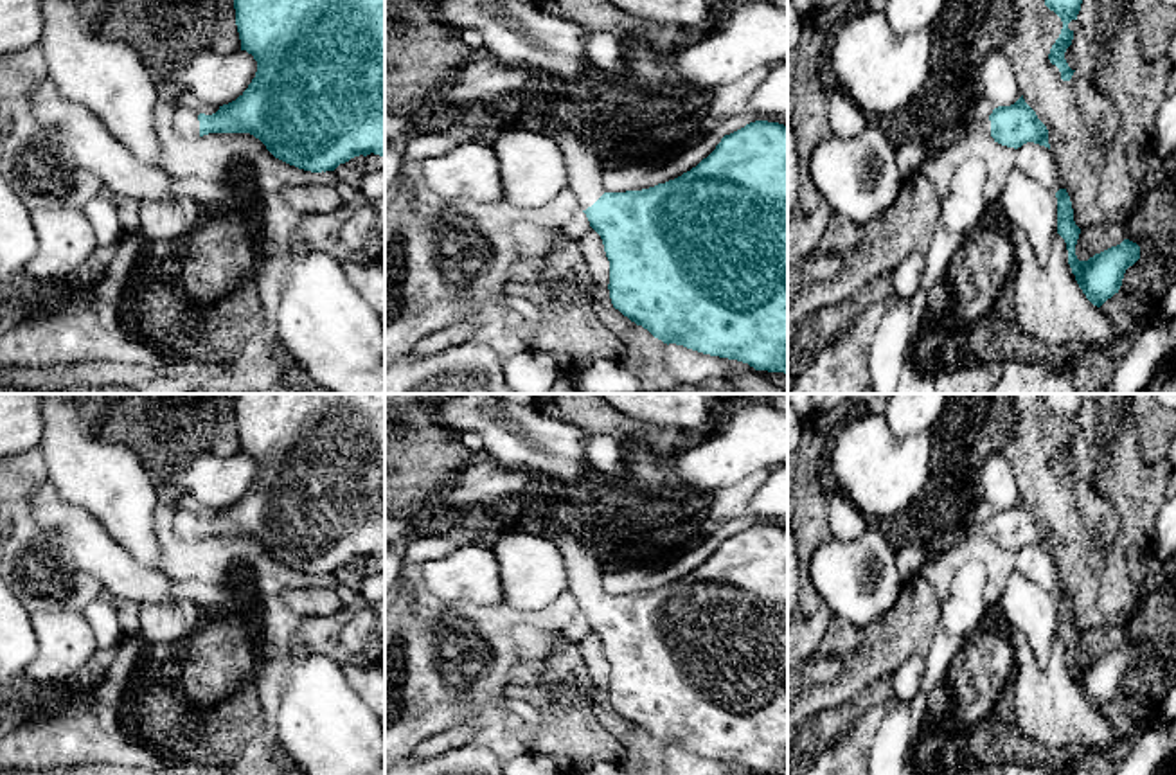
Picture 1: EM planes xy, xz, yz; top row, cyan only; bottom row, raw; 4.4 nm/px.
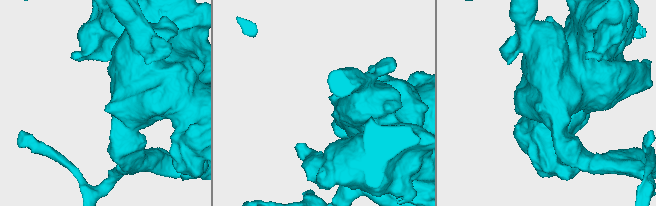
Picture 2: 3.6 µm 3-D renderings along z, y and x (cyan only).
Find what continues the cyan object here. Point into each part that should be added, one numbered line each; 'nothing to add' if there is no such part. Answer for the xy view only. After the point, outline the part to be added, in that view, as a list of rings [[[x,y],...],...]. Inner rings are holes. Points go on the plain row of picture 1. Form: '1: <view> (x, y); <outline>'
1: xy (186, 525); [[[174,511],[173,529],[174,538],[183,541],[200,539],[200,514],[196,511]]]

